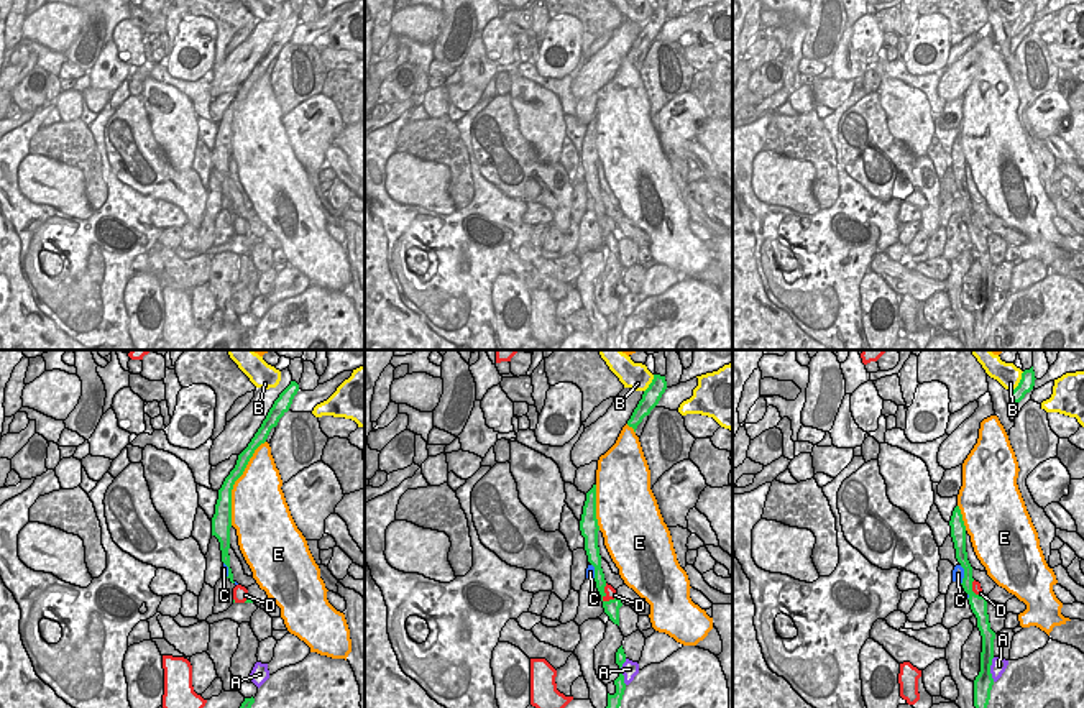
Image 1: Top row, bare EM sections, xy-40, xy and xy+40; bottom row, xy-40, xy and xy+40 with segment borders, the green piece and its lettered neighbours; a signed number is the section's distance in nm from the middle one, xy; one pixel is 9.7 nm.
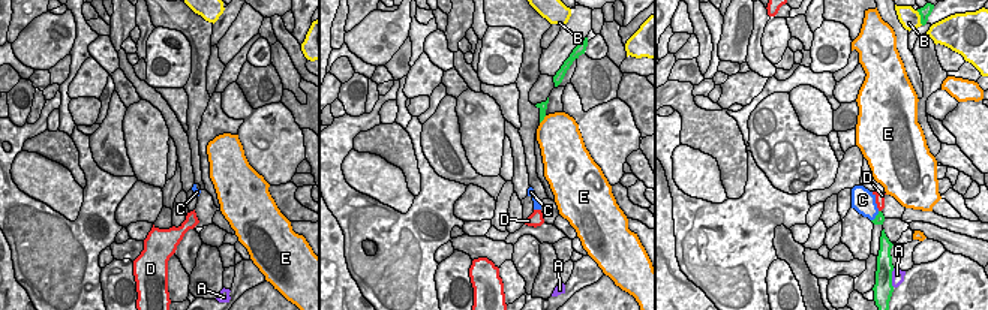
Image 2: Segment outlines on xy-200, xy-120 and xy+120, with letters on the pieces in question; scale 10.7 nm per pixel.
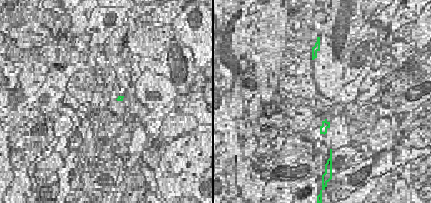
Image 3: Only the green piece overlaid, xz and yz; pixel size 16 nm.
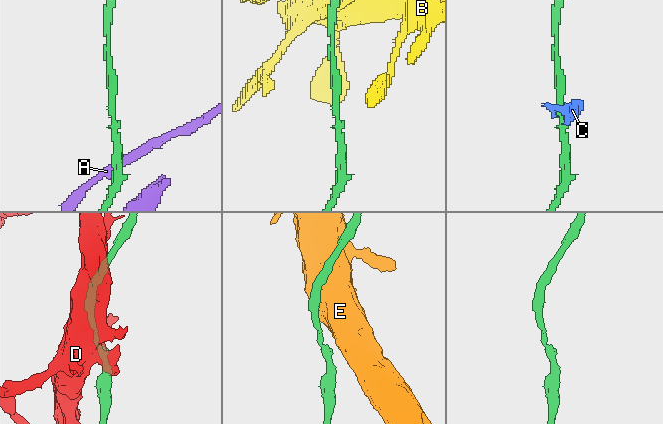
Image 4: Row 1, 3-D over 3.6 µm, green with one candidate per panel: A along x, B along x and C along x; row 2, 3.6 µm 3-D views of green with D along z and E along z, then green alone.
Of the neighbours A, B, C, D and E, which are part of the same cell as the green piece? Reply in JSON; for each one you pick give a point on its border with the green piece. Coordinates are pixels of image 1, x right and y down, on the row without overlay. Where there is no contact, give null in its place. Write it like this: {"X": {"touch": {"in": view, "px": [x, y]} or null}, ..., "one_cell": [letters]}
{"one_cell": []}

